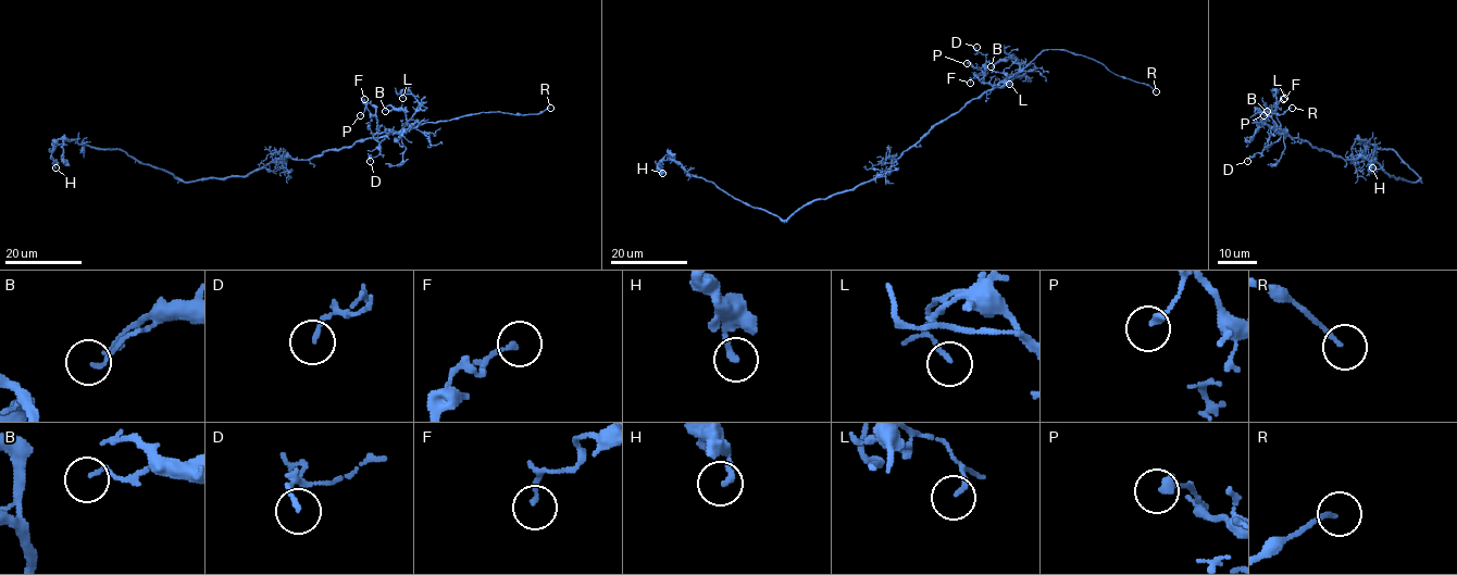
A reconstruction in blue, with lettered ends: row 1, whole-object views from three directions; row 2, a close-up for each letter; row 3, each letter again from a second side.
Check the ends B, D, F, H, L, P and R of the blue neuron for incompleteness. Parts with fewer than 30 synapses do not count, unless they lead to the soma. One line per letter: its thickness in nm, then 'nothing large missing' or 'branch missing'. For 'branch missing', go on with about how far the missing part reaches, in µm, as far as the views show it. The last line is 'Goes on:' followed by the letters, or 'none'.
B: calibre 110 nm; nothing large missing
D: calibre 130 nm; nothing large missing
F: calibre 150 nm; nothing large missing
H: calibre 190 nm; nothing large missing
L: calibre 140 nm; nothing large missing
P: calibre 220 nm; nothing large missing
R: calibre 150 nm; branch missing; missing 15 µm
Goes on: R

